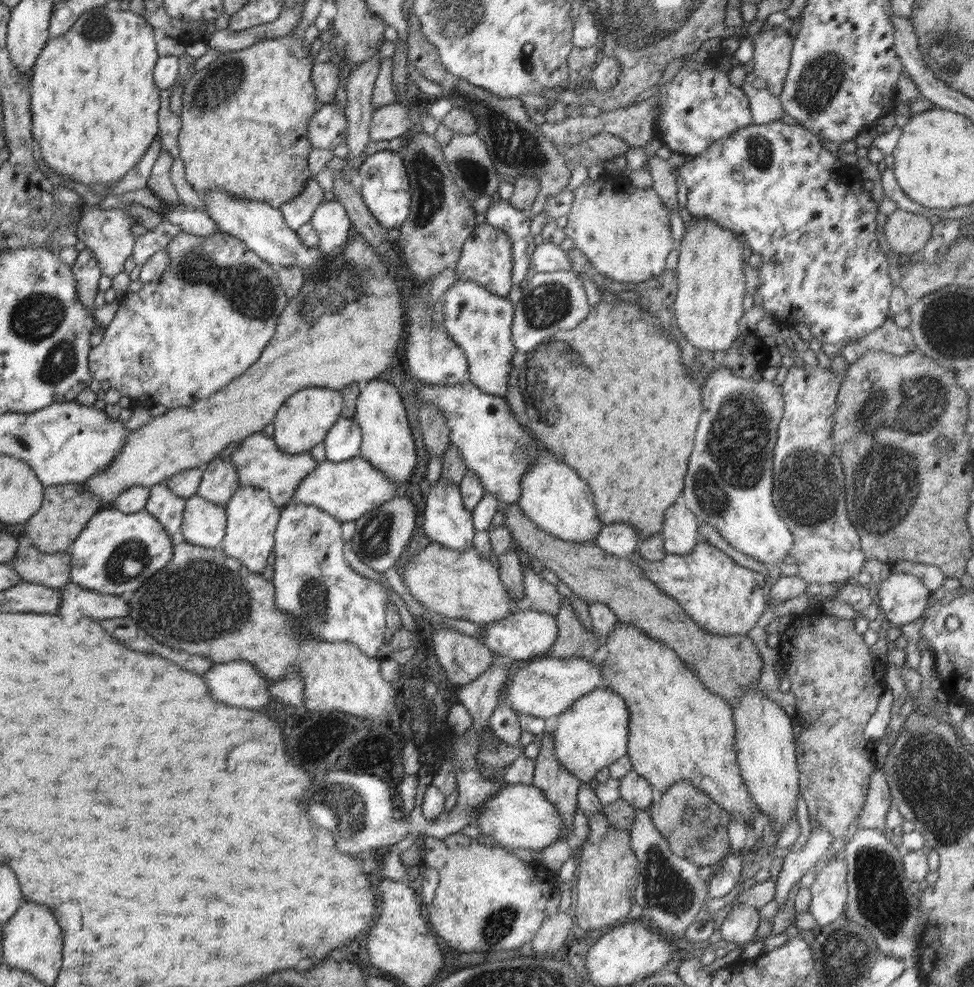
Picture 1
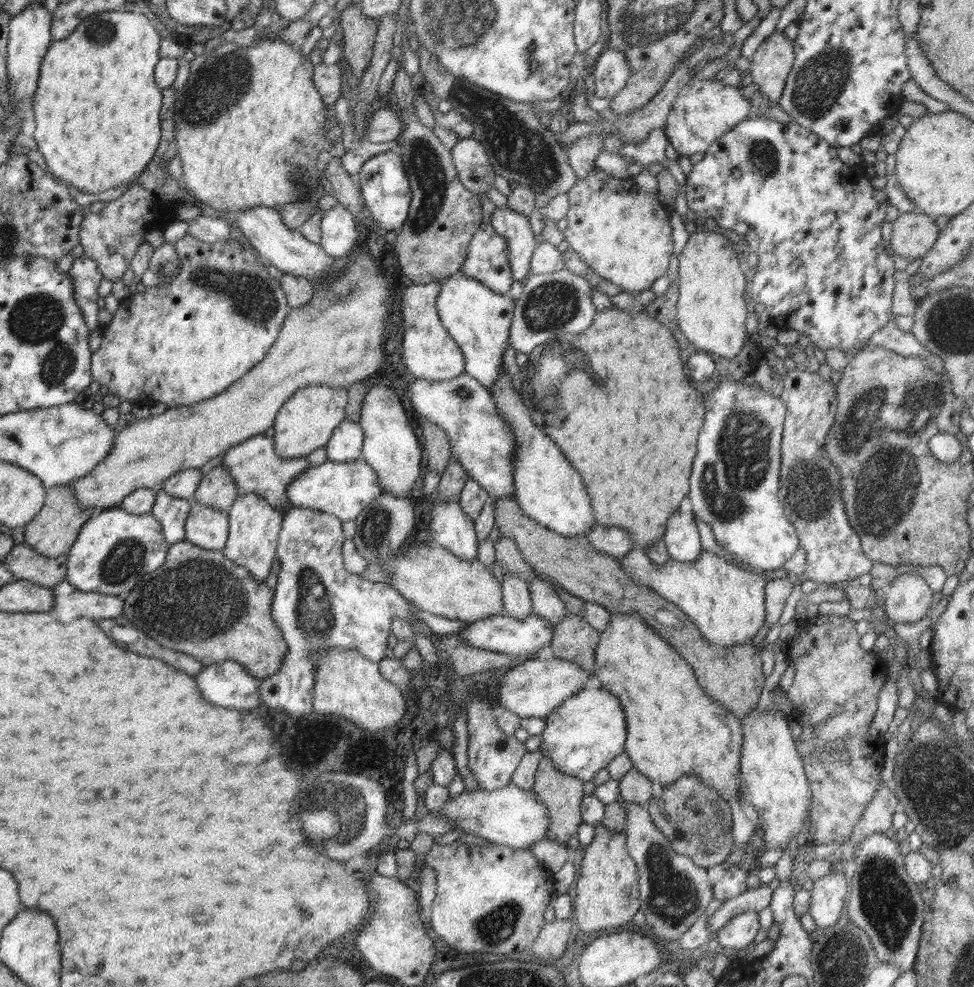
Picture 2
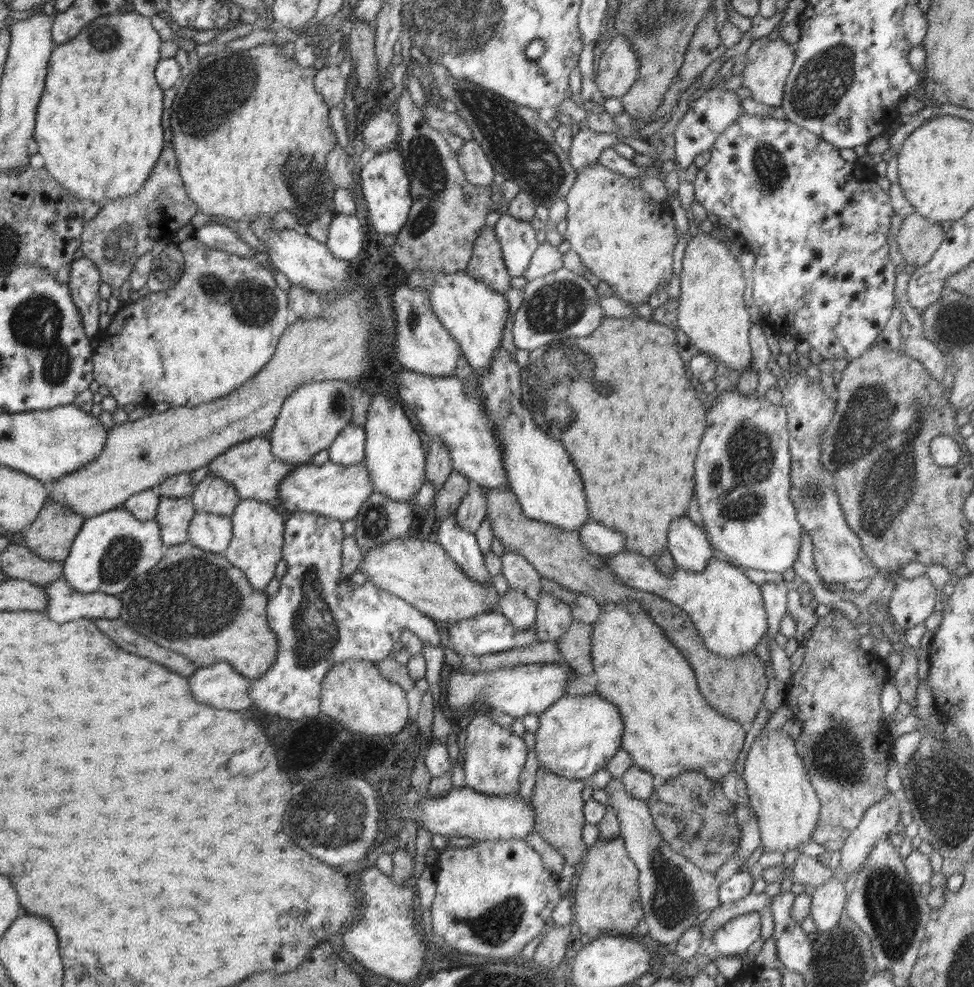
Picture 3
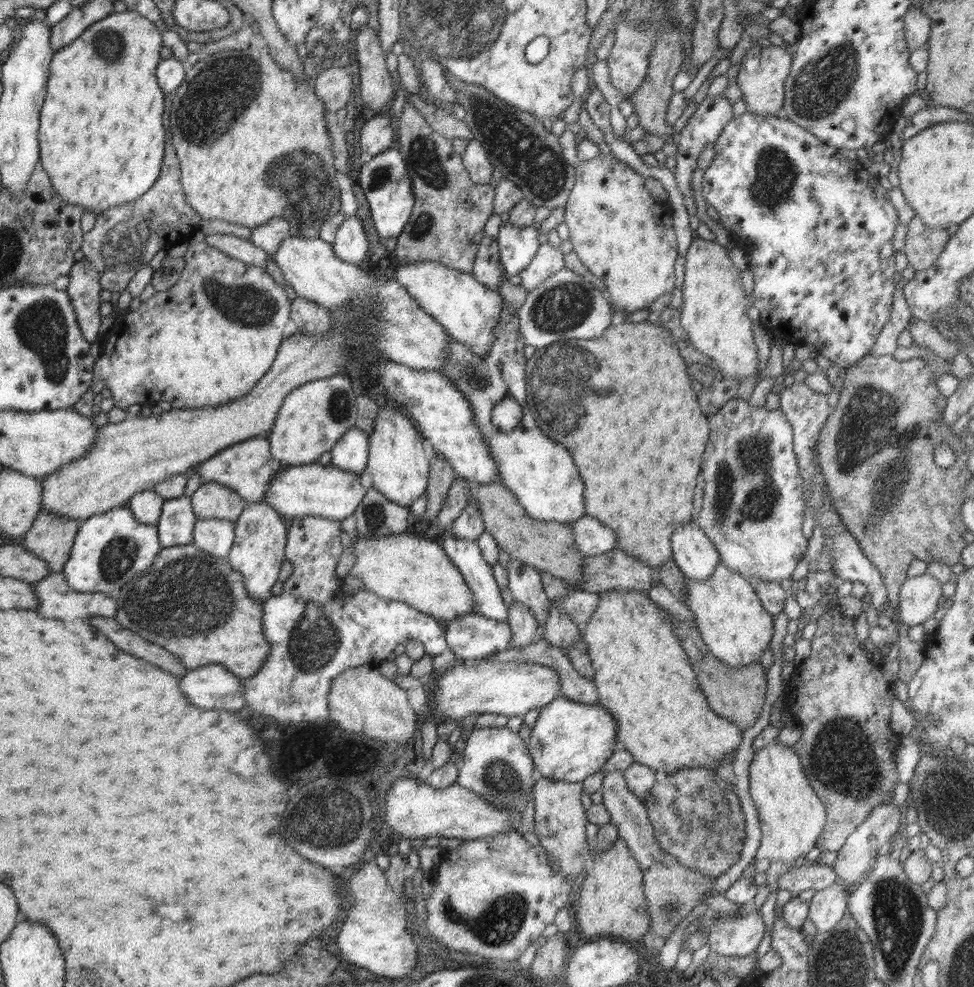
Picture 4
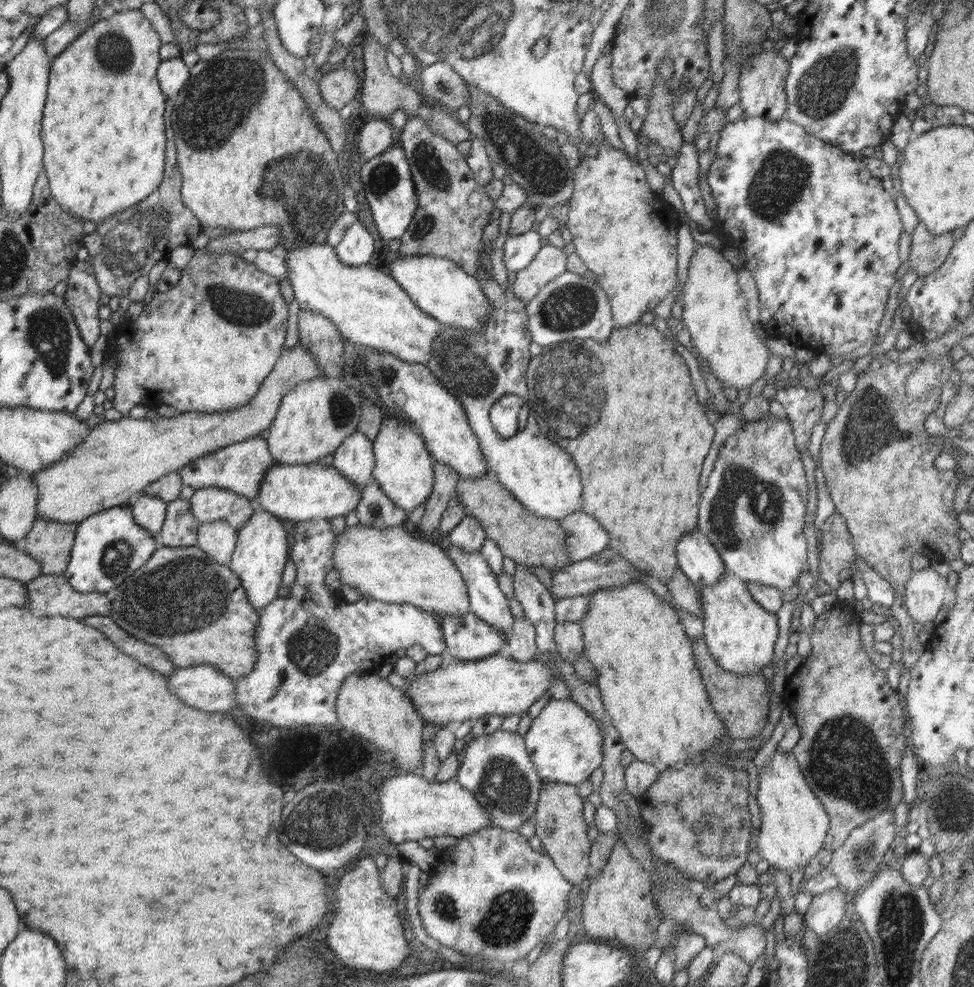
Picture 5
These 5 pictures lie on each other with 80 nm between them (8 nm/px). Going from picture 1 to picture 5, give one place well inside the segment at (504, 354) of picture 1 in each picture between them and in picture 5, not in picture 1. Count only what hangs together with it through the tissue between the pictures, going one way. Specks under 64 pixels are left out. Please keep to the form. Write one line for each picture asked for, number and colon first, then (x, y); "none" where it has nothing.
2: (478, 319)
3: (475, 315)
4: (468, 310)
5: (440, 288)

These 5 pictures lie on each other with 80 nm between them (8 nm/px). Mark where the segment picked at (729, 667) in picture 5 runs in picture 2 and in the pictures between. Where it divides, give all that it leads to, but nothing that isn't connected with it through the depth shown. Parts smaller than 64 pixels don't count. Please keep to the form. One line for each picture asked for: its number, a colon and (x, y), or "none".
2: (727, 604)
3: (727, 609)
4: (735, 626)

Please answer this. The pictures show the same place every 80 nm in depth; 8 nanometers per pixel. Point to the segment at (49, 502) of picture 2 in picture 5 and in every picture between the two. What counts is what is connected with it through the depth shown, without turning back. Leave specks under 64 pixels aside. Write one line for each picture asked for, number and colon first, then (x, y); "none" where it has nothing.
3: (50, 536)
4: (51, 538)
5: (50, 543)

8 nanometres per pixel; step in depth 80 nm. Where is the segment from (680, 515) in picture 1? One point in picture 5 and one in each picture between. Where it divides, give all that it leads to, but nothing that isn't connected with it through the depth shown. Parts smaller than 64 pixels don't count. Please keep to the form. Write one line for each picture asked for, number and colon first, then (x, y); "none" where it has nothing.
2: (682, 541)
3: (689, 546)
4: (696, 557)
5: (697, 559)

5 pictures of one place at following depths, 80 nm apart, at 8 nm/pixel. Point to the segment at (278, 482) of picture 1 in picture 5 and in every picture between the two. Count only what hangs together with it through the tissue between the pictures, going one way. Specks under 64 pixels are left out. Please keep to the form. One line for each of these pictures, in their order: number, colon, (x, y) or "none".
2: (254, 466)
3: (250, 467)
4: (247, 468)
5: (240, 467)

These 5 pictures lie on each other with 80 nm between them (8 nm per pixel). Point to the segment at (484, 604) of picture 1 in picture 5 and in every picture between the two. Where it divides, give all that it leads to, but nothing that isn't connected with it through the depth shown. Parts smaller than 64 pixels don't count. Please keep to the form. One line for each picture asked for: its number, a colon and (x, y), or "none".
2: (438, 582)
3: (421, 572)
4: (402, 567)
5: (390, 565)

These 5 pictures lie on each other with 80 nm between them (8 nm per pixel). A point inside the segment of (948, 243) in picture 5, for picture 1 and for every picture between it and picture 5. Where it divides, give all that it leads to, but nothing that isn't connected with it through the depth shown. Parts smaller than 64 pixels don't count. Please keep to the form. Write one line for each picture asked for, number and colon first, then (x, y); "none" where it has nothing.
1: (906, 233)
2: (913, 234)
3: (918, 239)
4: (923, 245)

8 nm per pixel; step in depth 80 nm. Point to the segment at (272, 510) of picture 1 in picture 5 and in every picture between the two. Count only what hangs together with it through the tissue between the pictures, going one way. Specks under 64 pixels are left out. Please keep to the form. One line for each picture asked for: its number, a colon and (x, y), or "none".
2: (254, 525)
3: (255, 548)
4: (258, 550)
5: (261, 551)

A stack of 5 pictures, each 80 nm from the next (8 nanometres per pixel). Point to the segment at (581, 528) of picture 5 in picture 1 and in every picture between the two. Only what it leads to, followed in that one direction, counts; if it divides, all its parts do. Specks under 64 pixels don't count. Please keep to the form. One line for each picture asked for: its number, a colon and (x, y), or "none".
1: (620, 539)
2: (613, 541)
3: (601, 540)
4: (592, 538)

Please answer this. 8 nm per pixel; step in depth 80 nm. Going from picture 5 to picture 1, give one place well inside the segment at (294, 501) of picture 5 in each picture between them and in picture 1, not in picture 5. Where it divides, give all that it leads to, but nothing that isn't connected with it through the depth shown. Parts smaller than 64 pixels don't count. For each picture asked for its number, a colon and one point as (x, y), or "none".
1: (346, 490)
2: (342, 489)
3: (331, 490)
4: (311, 489)

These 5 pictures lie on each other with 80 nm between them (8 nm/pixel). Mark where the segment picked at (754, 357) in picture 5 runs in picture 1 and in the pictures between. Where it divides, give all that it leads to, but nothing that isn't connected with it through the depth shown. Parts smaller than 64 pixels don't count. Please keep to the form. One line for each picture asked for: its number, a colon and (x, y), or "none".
1: (708, 308)
2: (713, 303)
3: (713, 304)
4: (713, 313)

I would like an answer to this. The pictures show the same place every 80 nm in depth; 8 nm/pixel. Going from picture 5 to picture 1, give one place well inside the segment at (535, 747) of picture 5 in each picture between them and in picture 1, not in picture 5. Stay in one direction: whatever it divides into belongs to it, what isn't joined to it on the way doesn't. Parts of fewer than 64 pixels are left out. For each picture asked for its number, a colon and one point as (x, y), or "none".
1: (591, 734)
2: (588, 730)
3: (578, 735)
4: (569, 741)

